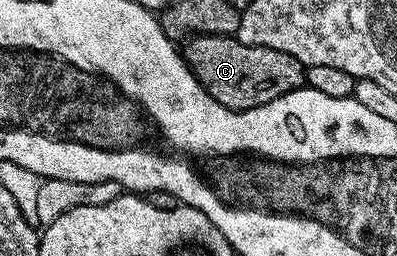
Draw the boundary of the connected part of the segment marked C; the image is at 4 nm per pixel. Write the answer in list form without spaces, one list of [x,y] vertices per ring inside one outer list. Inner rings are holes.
[[[199,34],[184,43],[183,62],[196,76],[200,89],[219,100],[230,112],[244,112],[251,108],[269,106],[271,100],[284,98],[287,92],[306,85],[306,67],[295,56],[275,48],[243,44],[228,34]]]

